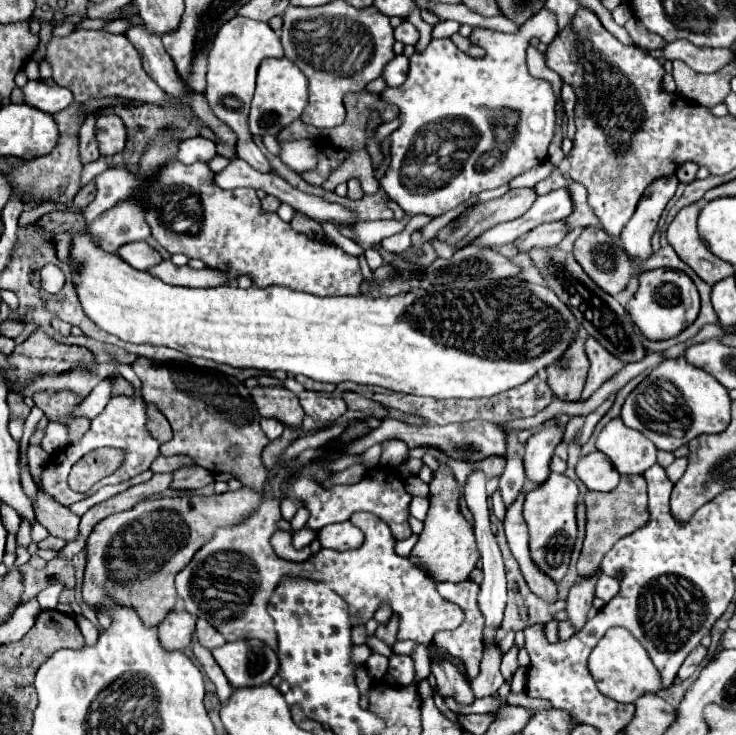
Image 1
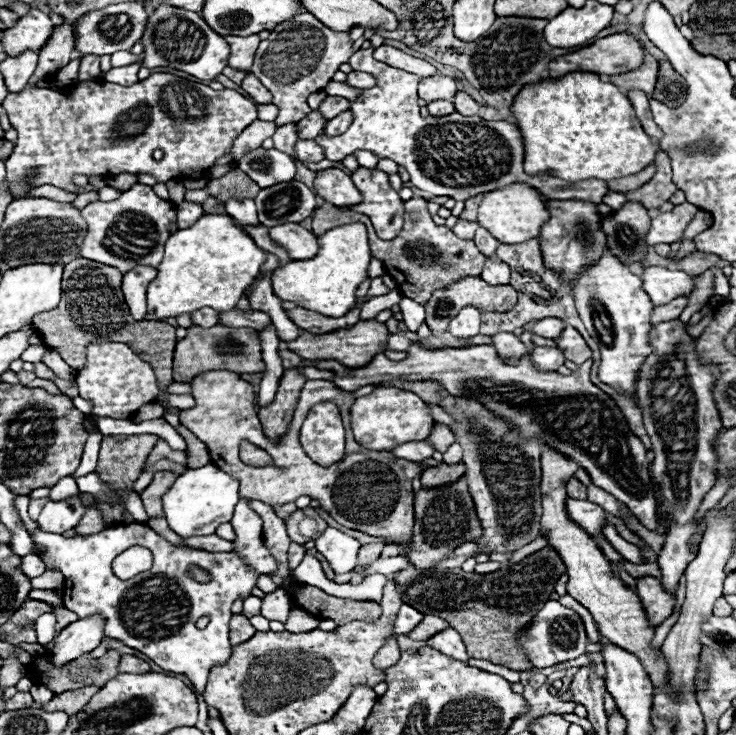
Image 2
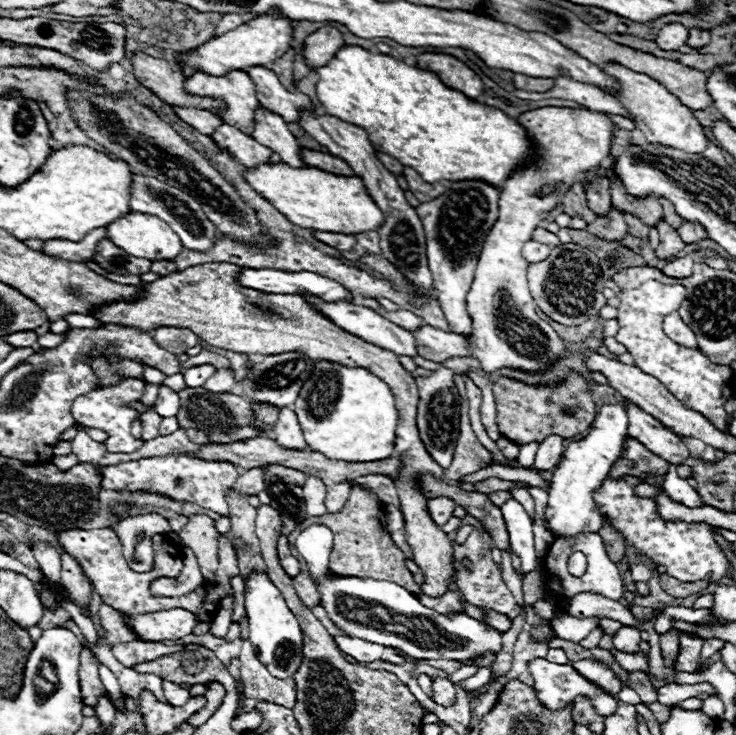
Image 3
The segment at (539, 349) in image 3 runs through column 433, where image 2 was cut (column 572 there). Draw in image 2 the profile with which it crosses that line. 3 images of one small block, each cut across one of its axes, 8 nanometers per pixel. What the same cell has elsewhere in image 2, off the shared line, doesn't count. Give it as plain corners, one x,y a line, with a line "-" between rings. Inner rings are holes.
572,326
564,328
562,336
558,338
558,344
560,344
560,348
564,348
566,358
576,362
576,364
582,364
584,360
588,360
592,356
592,350
588,348
588,344
580,336
580,332
576,328
572,328

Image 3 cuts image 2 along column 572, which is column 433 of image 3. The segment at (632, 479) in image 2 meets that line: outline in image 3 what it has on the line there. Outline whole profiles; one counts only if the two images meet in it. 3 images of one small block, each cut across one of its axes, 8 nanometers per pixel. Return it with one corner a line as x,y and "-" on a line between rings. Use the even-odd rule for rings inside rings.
440,366
430,376
416,378
418,396
420,396
418,412
416,412
418,434
426,446
426,452
432,456
432,460
440,468
448,468
452,462
452,454
454,454
456,438
458,438
458,424
460,424
460,396
452,382
452,376
454,376
452,370
448,370
446,366

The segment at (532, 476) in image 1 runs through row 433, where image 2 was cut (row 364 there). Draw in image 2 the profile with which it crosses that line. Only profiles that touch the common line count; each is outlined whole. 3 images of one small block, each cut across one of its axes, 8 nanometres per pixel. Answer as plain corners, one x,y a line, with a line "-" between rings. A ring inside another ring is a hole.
538,346
538,348
534,348
530,358
532,358
534,366
540,370
556,370
566,360
564,352
558,346

